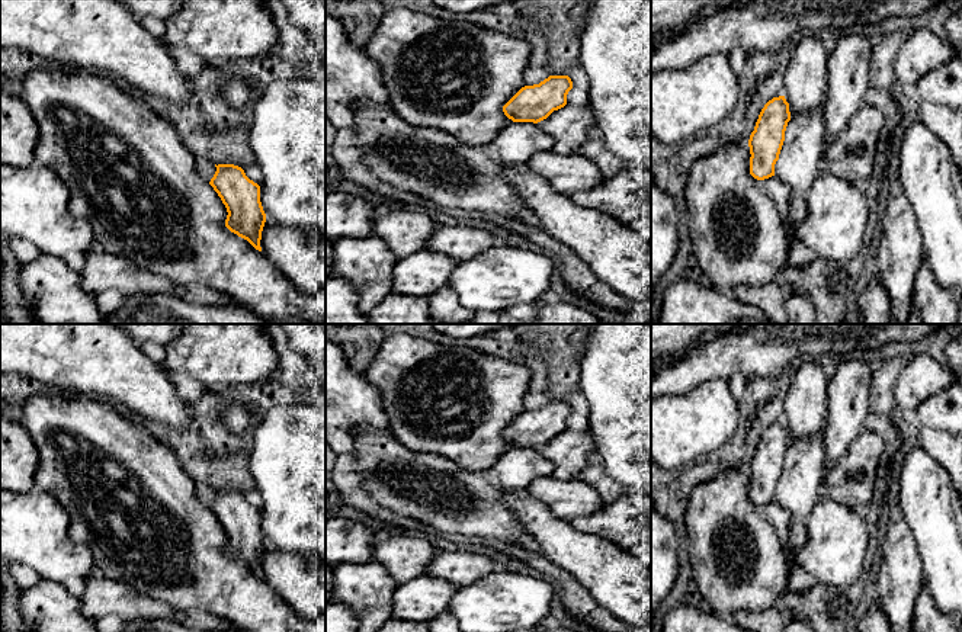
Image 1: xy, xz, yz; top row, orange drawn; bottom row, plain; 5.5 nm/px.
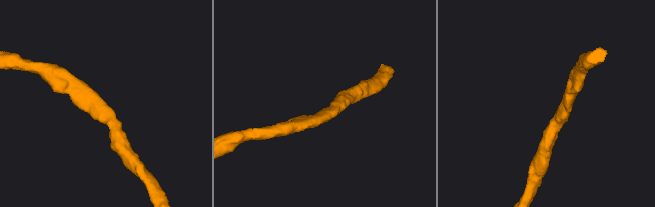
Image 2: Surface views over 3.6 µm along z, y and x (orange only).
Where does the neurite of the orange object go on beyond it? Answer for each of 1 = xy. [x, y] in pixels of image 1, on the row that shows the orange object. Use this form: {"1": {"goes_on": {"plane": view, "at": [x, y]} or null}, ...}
{"1": {"goes_on": null}}

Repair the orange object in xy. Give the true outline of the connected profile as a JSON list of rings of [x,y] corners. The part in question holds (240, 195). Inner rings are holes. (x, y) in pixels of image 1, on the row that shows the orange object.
[[[215,164],[209,185],[227,208],[225,227],[262,251],[260,240],[266,214],[260,202],[260,186],[234,164]]]

